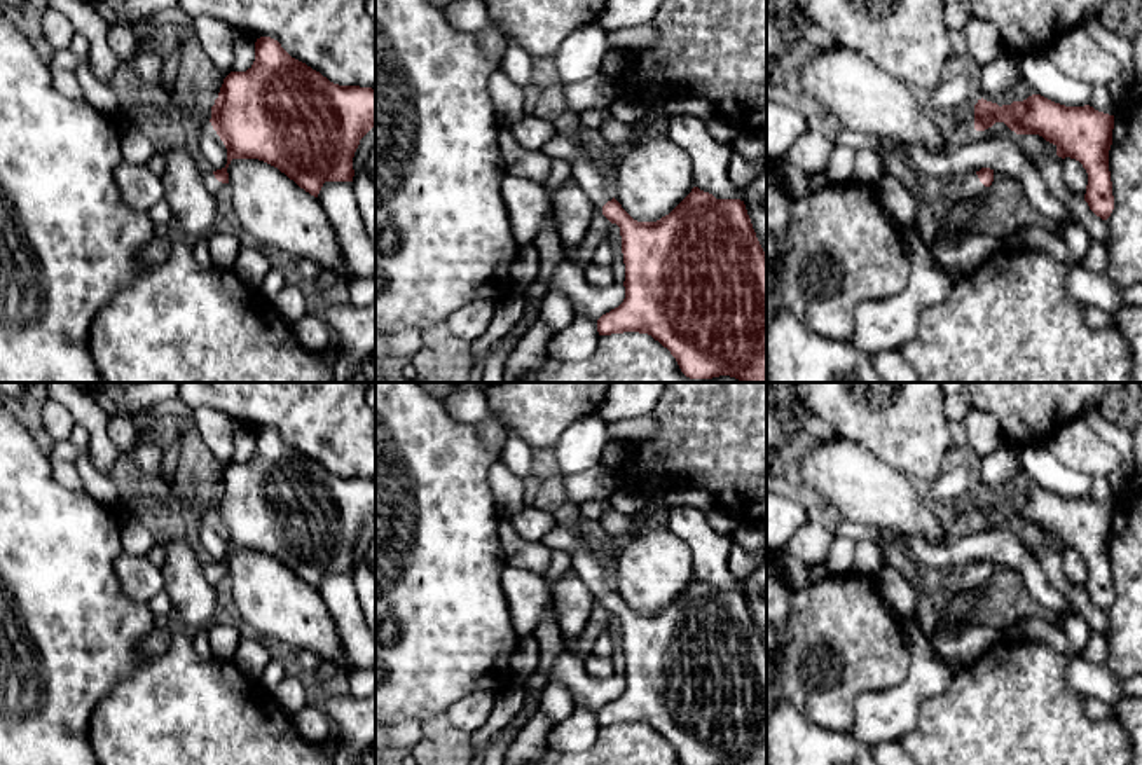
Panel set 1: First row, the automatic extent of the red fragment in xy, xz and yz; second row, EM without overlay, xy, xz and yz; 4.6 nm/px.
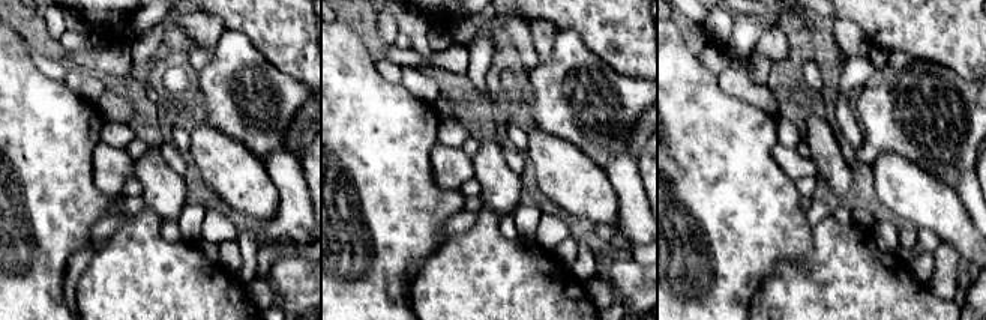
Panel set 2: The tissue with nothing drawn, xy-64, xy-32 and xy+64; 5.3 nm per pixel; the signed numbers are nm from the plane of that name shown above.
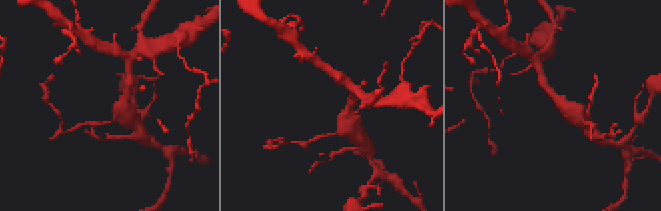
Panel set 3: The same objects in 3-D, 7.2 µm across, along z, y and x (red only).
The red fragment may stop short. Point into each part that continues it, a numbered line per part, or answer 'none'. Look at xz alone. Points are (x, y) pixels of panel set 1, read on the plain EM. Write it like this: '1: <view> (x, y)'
1: xz (587, 563)

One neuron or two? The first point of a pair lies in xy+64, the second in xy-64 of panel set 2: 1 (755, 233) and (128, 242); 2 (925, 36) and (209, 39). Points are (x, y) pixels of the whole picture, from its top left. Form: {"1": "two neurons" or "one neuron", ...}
{"1": "two neurons", "2": "two neurons"}

